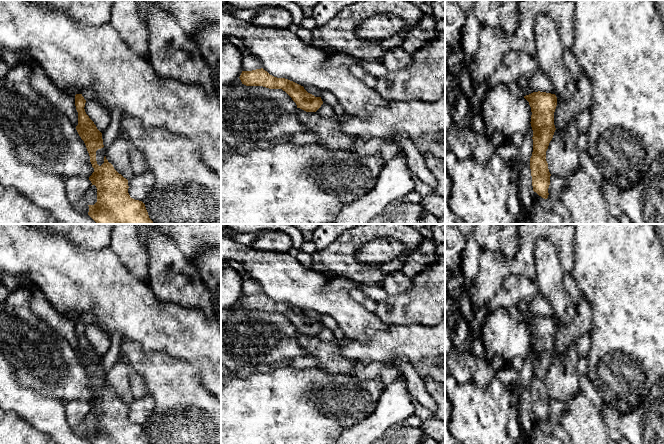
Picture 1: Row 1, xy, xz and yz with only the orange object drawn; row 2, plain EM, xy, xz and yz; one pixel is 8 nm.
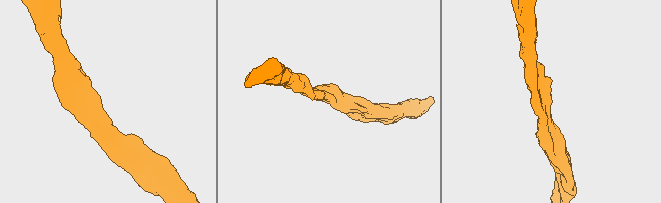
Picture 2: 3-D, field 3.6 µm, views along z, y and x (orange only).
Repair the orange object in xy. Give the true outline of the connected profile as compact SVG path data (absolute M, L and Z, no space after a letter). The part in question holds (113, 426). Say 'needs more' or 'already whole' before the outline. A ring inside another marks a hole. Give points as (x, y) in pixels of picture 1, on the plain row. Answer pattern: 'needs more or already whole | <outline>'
already whole | M82 318L75 319L78 336L76 354L86 369L94 392L89 404L97 412L97 426L88 429L88 439L93 444L151 444L145 428L130 421L128 404L114 393L106 380L101 390L97 388L96 375L104 371L102 357L86 338L85 327Z

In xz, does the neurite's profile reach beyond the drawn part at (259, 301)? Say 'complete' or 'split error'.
complete

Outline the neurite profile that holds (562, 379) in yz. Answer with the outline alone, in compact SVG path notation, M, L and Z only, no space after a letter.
M575 343L563 354L555 354L546 375L546 385L551 399L567 402L580 391L577 365L580 356Z

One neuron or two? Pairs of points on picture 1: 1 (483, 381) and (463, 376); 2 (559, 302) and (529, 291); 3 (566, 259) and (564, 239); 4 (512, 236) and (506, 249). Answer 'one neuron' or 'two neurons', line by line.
1: one neuron
2: two neurons
3: one neuron
4: one neuron

